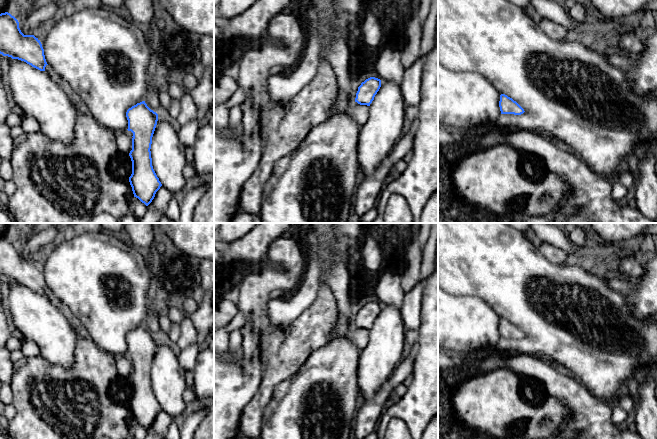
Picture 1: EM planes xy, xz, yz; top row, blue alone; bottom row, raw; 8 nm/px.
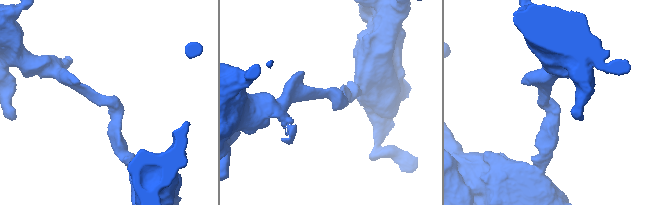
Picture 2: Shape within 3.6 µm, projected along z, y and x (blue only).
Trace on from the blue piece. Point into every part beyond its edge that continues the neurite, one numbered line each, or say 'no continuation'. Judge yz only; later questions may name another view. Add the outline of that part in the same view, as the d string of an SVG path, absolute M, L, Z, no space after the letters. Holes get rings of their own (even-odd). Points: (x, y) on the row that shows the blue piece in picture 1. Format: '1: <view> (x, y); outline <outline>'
no continuation

